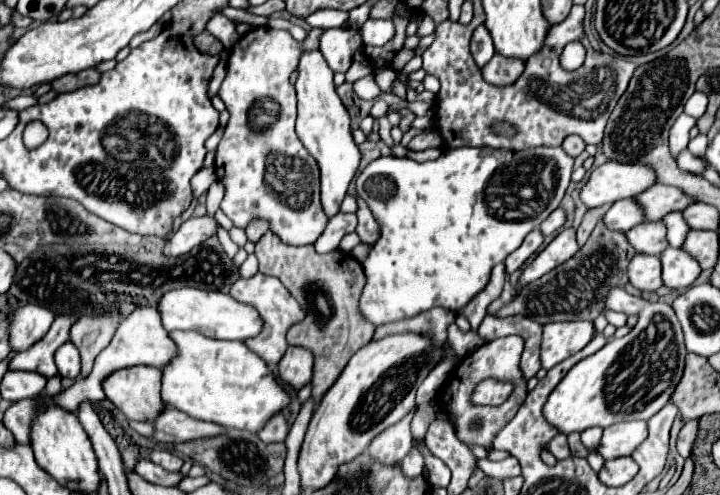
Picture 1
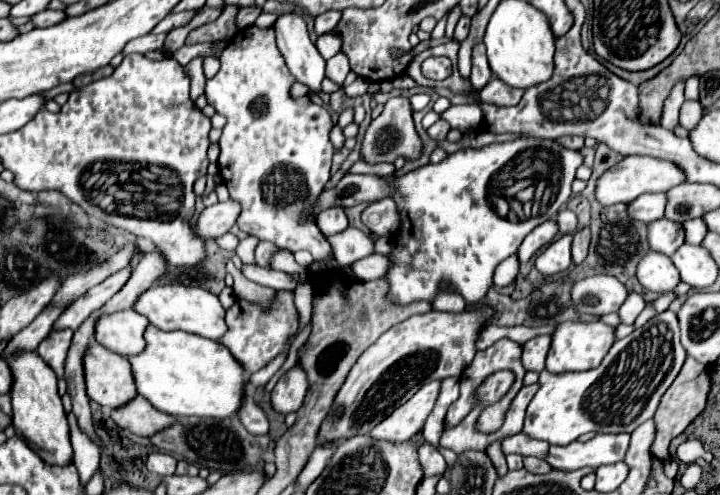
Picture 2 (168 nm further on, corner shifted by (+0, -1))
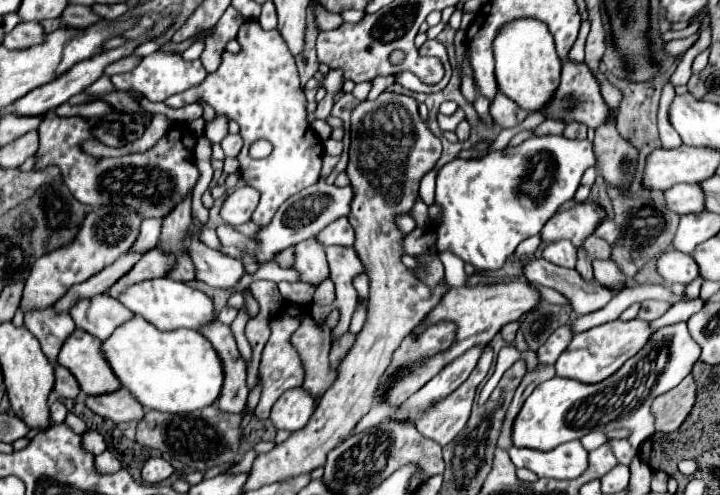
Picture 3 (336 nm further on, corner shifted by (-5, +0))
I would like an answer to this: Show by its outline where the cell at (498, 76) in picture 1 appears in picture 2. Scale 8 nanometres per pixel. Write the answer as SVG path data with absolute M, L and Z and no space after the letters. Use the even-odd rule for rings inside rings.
M498 78L490 80L490 84L480 92L480 100L494 106L516 106L520 102L524 92L518 92L516 88L506 88Z

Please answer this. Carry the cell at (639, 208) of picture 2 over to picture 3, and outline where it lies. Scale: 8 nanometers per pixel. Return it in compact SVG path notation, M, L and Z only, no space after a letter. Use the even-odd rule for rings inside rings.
M675 185L665 191L665 209L677 215L703 211L703 193L695 185Z

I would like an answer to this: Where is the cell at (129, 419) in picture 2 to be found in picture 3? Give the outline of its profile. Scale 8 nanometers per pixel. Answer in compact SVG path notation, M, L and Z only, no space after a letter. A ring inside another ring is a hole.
M119 389L109 395L99 395L99 397L87 397L87 407L95 411L101 417L107 417L115 423L121 421L139 421L145 415L143 405L127 391Z

